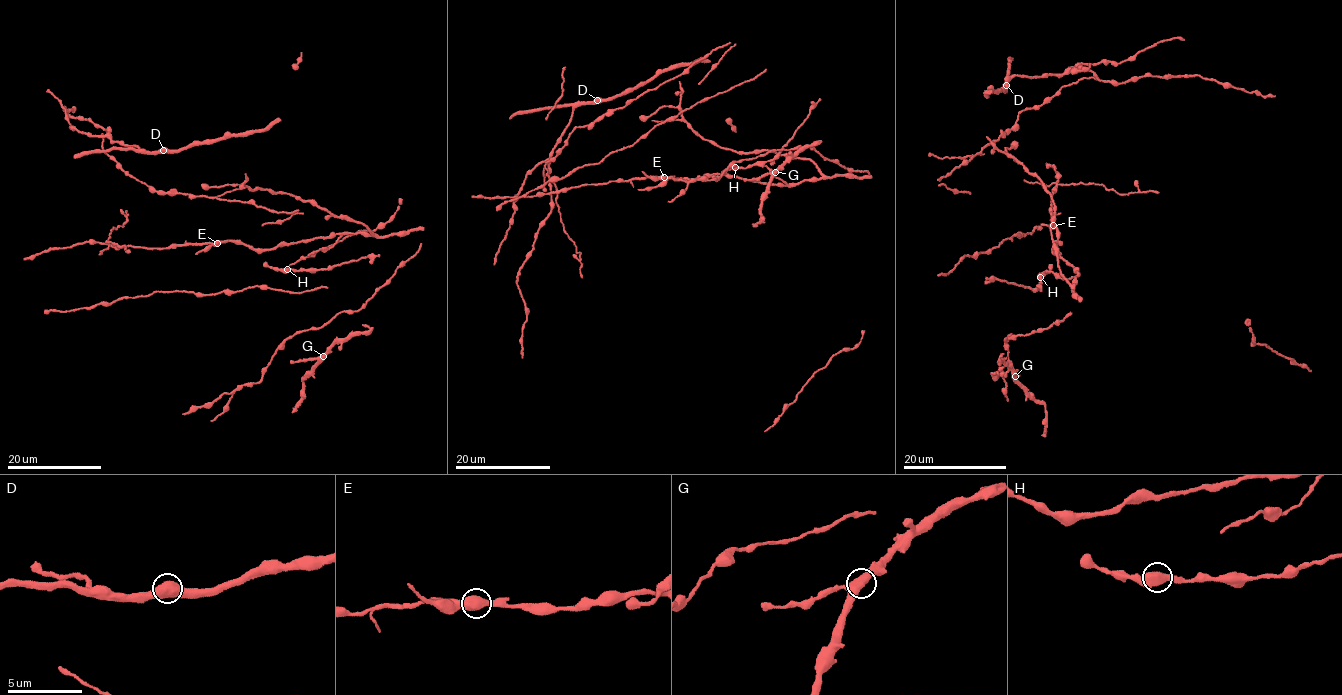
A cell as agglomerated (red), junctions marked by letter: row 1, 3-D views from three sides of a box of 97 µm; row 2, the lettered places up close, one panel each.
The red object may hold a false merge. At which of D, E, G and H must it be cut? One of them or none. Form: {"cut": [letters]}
{"cut": ["E"]}

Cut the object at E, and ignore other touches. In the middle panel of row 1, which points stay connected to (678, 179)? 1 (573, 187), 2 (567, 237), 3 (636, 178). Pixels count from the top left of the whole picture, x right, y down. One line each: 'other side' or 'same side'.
1: other side
2: other side
3: other side

